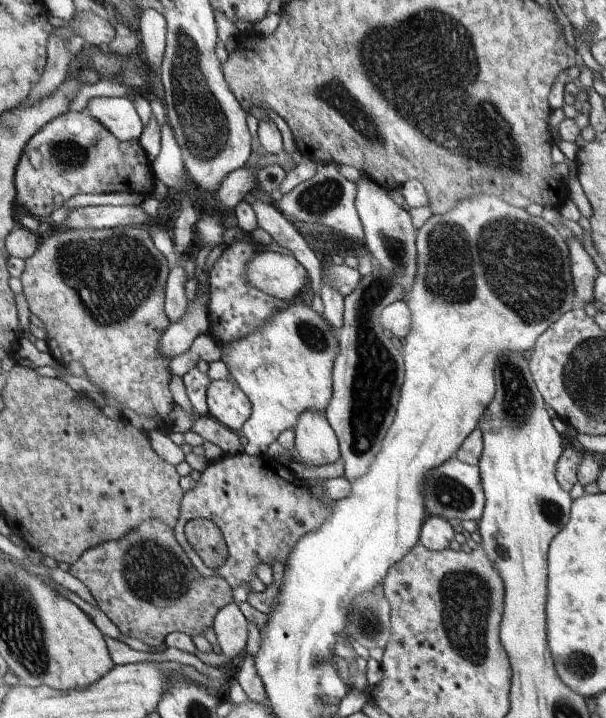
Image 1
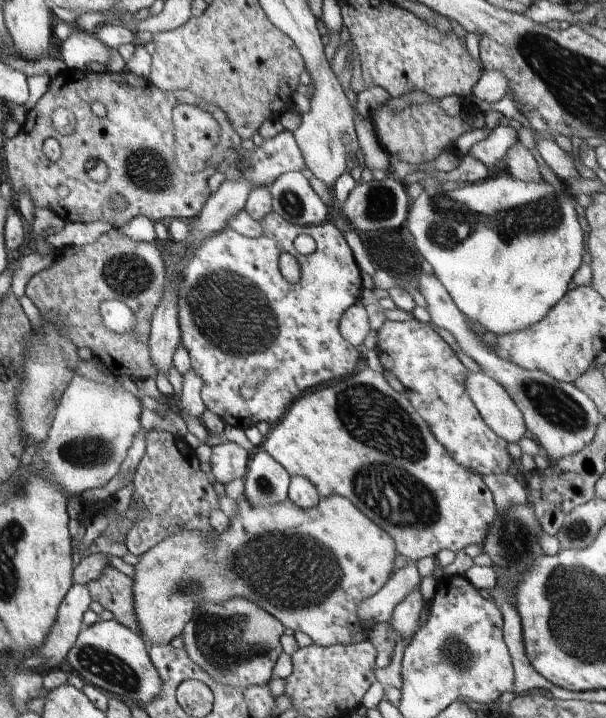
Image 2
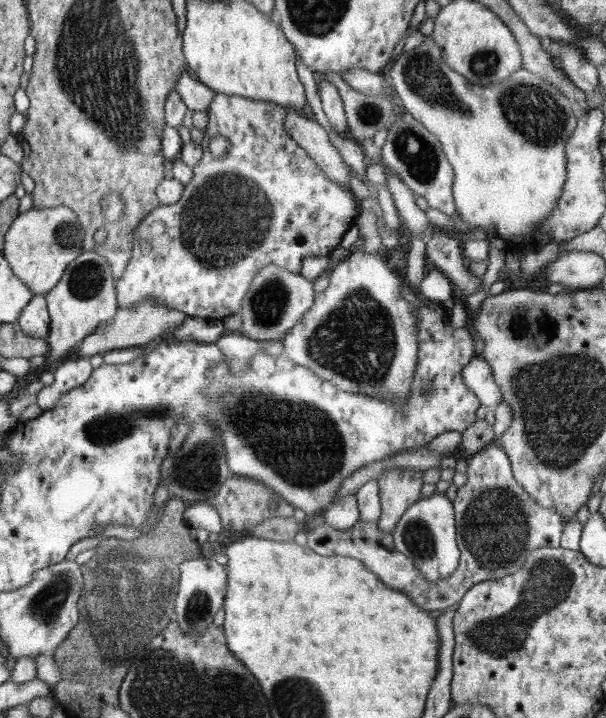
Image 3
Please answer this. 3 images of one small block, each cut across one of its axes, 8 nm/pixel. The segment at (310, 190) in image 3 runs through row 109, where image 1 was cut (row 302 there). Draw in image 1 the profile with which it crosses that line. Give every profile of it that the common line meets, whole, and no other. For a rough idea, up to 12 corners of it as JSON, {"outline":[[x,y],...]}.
{"outline":[[255,242],[221,248],[207,268],[209,336],[223,344],[287,302],[245,278]]}

